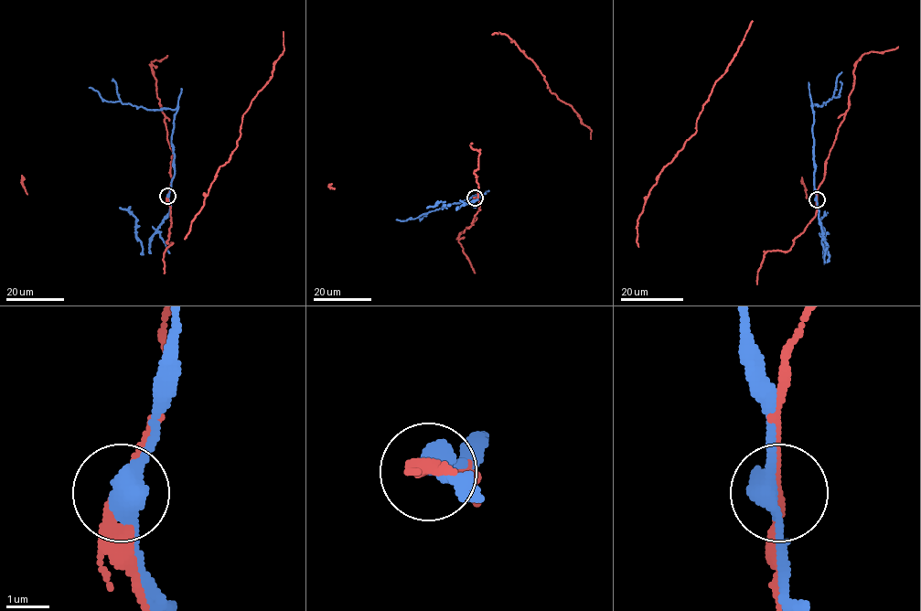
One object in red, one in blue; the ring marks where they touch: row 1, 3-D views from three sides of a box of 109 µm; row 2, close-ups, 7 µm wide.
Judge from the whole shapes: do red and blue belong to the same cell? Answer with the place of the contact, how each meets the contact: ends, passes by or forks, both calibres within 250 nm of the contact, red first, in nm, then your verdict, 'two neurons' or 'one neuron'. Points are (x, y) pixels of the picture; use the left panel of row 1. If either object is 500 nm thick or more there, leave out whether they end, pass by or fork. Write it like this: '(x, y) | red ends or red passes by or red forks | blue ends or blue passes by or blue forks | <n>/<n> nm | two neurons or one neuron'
(167, 196) | red passes by | blue passes by | 200/400 nm | two neurons

